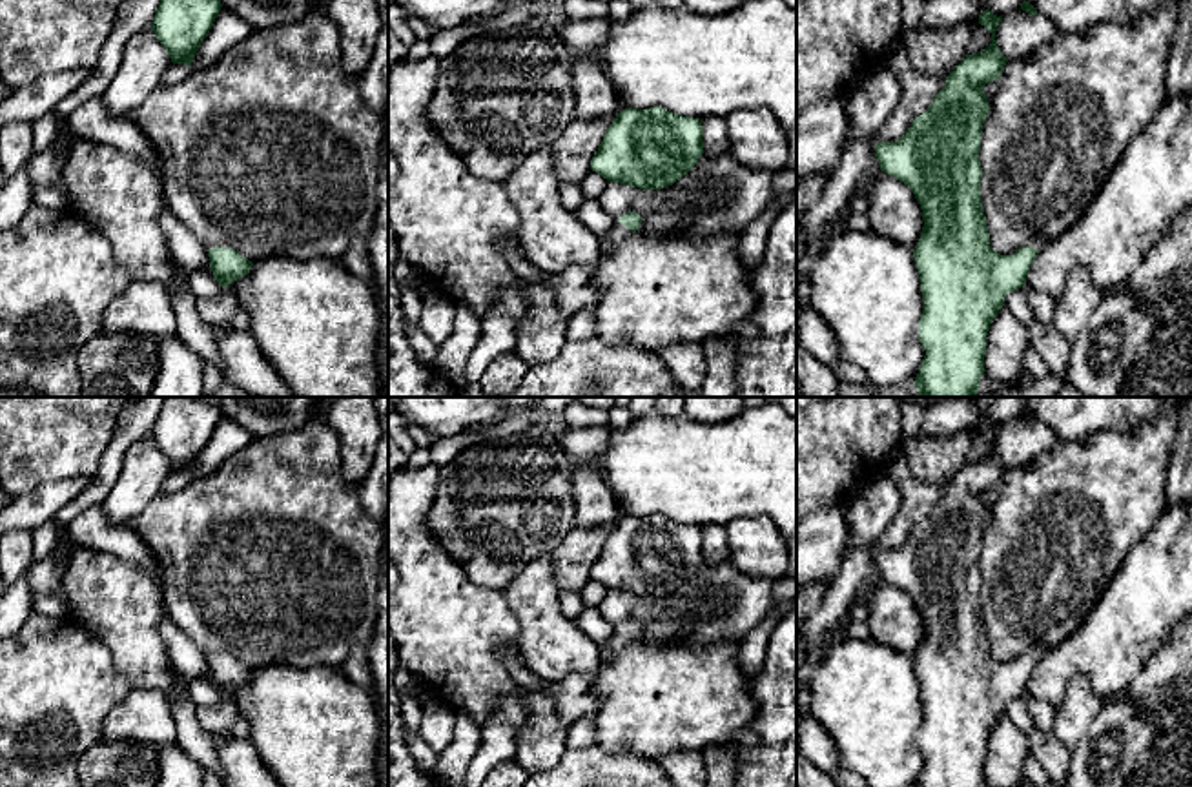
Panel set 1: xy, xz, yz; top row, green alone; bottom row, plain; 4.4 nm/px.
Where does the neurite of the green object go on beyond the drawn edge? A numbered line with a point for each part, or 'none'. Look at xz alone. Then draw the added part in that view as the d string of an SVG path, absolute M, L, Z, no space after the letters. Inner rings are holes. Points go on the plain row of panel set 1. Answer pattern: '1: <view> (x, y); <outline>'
1: xz (620, 640); M614 627L612 639L603 649L600 649L601 661L609 661L614 656L616 650L623 649L631 641L632 639L629 636L625 636L618 627Z

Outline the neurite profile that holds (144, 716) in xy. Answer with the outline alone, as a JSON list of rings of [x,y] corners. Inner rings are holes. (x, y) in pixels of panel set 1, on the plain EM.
[[[131,689],[102,725],[106,741],[135,741],[159,751],[177,741],[171,703],[159,690]]]

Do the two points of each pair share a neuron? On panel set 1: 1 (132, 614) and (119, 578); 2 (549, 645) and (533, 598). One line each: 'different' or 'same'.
1: same
2: same

